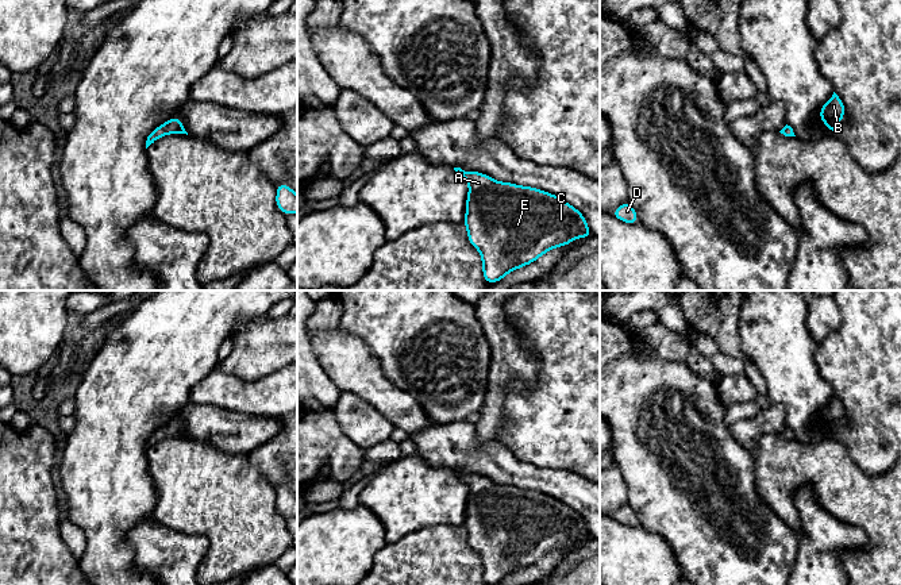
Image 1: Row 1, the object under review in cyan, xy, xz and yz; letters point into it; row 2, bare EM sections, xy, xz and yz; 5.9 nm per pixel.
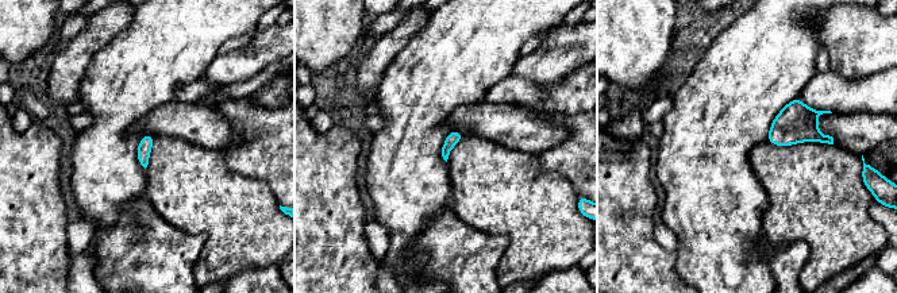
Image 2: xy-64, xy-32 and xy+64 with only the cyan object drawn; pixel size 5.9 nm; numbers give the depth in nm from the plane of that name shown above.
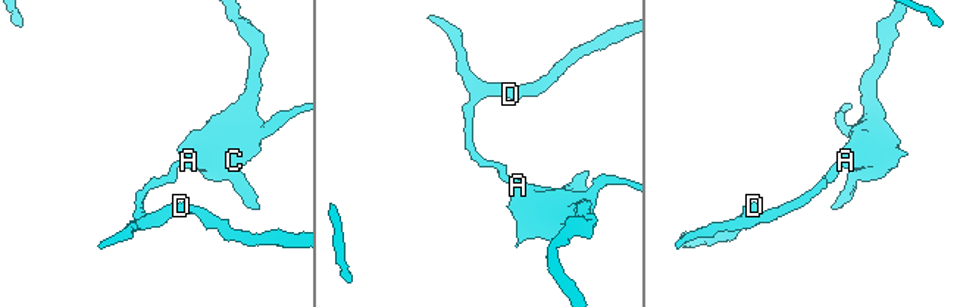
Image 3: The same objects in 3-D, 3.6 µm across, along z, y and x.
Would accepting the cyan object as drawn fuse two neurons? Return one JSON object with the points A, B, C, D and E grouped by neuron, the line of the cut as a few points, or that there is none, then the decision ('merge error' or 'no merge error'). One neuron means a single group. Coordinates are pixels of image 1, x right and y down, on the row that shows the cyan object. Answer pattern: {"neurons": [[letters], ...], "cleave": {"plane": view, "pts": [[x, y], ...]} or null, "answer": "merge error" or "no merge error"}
{"neurons": [["A", "B", "C", "D", "E"]], "cleave": null, "answer": "no merge error"}

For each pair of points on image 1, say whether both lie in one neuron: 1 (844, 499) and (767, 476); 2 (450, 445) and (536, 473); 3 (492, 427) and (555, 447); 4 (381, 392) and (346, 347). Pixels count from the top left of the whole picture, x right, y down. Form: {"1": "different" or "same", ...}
{"1": "same", "2": "same", "3": "different", "4": "same"}

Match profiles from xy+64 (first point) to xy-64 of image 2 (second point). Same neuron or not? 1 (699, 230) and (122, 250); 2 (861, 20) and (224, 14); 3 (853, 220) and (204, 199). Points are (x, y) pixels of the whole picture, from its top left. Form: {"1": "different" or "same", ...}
{"1": "different", "2": "different", "3": "same"}

